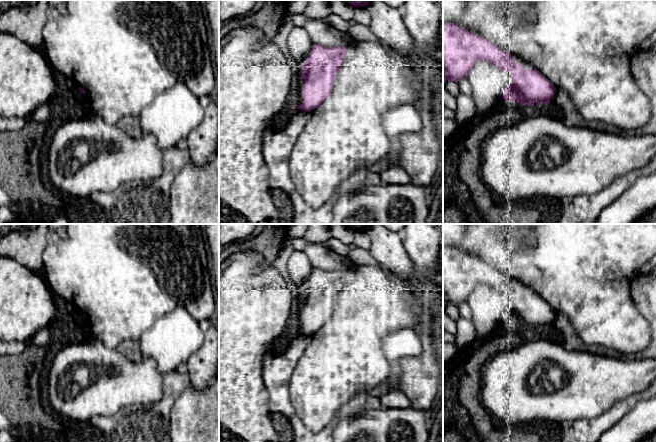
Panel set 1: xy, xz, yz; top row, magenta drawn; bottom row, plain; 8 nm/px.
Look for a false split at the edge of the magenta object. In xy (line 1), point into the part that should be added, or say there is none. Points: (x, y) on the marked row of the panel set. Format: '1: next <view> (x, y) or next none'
1: next none

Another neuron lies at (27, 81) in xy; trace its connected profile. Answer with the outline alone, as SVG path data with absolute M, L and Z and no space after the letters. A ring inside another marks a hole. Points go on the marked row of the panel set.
M0 31L0 117L25 118L39 106L49 103L58 86L57 77L42 49L27 45L12 34Z

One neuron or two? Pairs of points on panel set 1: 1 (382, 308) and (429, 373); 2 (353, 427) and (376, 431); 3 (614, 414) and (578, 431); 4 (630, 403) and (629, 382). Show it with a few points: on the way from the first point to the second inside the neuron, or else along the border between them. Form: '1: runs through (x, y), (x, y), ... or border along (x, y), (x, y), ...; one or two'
1: runs through (403, 311), (429, 337), (429, 352); one
2: runs through (359, 429), (370, 431); one
3: runs through (605, 421), (592, 429), (587, 429); one
4: border along (645, 389), (631, 394), (609, 407); two

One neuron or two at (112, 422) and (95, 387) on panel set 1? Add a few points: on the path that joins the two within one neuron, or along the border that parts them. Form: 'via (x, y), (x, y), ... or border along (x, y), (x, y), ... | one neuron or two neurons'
border along (131, 406), (114, 415), (97, 415), (86, 421) | two neurons

